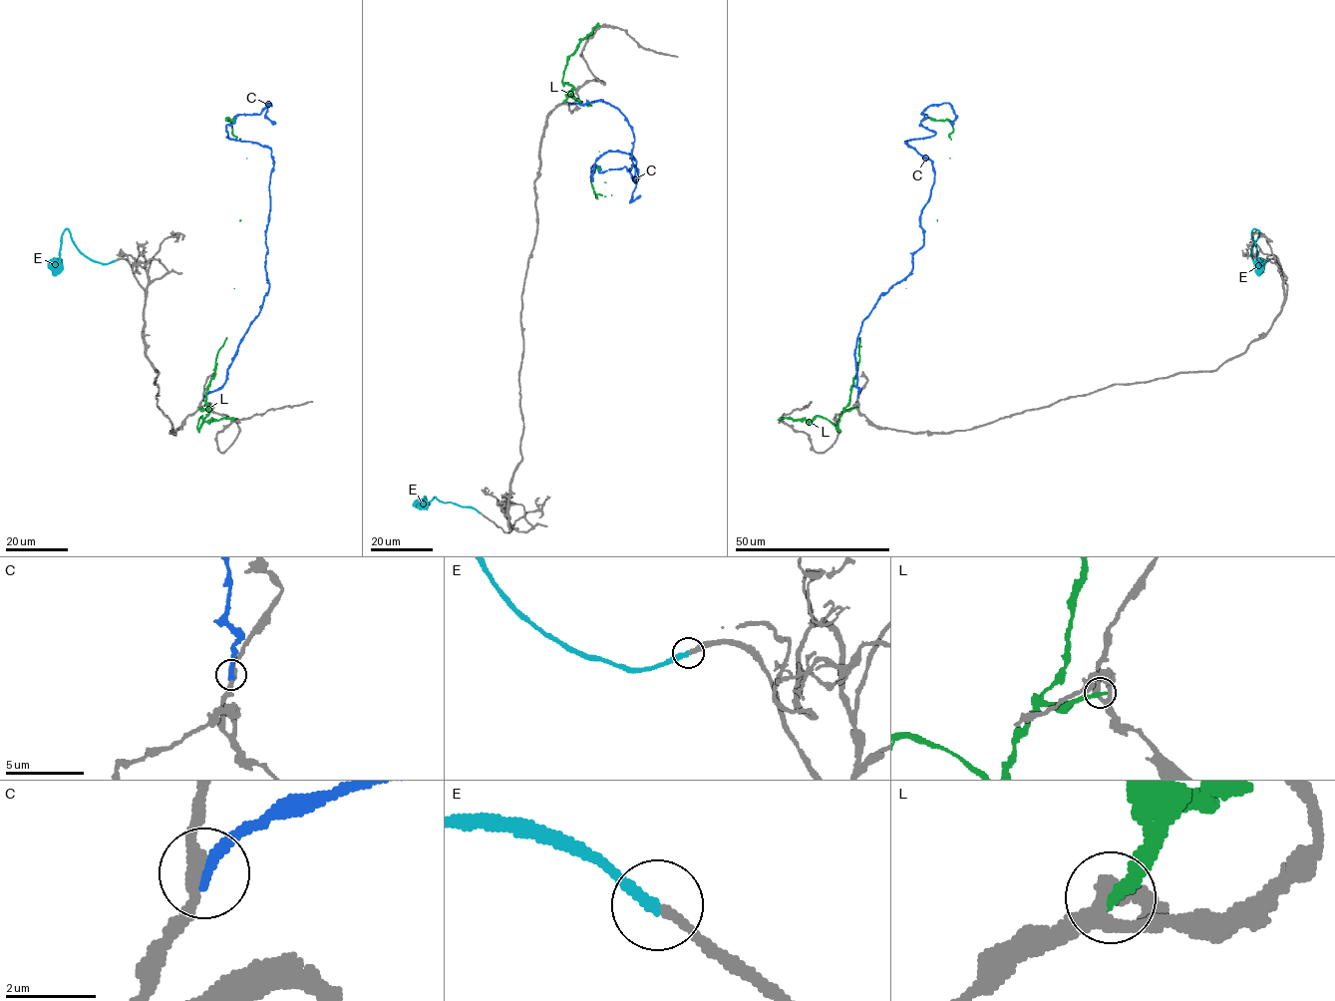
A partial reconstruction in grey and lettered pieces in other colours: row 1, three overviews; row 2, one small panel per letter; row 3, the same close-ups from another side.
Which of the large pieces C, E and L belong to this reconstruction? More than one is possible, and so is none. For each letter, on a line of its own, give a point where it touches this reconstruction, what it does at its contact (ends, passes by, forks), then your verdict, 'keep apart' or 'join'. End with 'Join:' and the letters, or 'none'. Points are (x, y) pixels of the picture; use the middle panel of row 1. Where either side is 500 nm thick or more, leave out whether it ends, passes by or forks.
C: (568, 103) | it ends | keep apart
E: (480, 512) | it ends | join
L: (564, 102) | it ends | keep apart
Join: E

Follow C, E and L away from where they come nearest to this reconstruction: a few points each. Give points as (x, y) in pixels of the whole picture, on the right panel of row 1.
C: (857, 397), (861, 322), (923, 242), (934, 170), (905, 142), (935, 134), (930, 106), (950, 124)
E: (1267, 260), (1262, 264), (1257, 258), (1251, 235), (1255, 228), (1259, 237), (1251, 249), (1251, 258), (1260, 275)
L: (856, 408), (844, 408), (859, 338), (905, 288), (937, 221), (953, 128), (949, 121), (921, 121)

